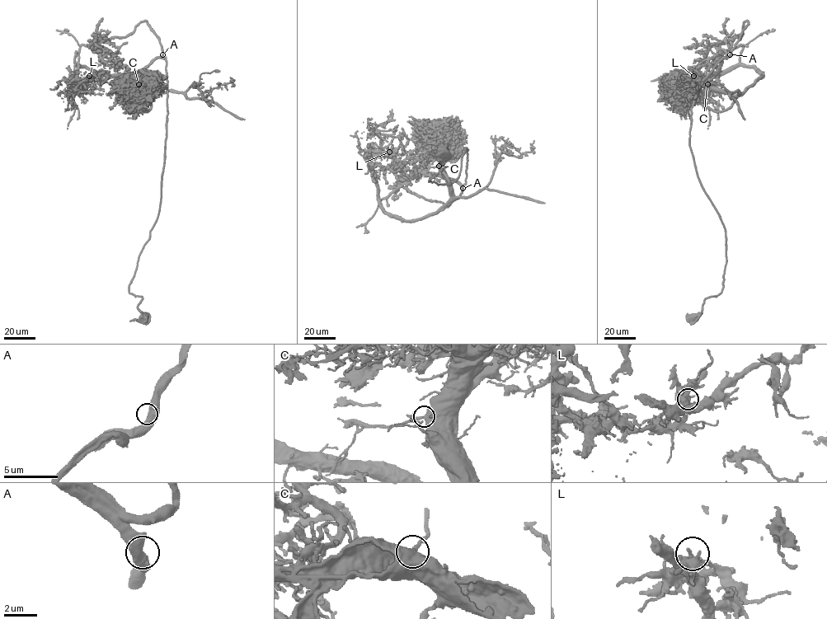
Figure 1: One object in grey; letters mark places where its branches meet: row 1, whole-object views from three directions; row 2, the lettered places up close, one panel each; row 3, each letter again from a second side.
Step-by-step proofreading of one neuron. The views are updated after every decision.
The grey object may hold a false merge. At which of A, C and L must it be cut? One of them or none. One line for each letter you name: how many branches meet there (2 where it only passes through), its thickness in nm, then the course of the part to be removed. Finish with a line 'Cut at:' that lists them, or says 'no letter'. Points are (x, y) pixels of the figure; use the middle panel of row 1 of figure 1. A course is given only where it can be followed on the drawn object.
C: Branches: 2. Thickness 460 nm. Course of the part to remove: (439, 166), (427, 172), (464, 184), (467, 149), (450, 184), (429, 181), (443, 163), (440, 155), (429, 153)
Cut at: C

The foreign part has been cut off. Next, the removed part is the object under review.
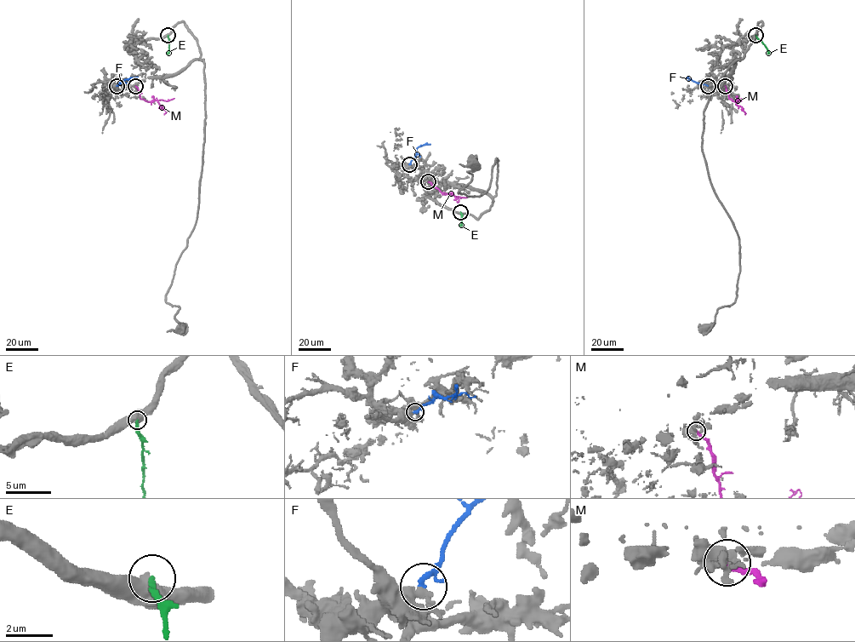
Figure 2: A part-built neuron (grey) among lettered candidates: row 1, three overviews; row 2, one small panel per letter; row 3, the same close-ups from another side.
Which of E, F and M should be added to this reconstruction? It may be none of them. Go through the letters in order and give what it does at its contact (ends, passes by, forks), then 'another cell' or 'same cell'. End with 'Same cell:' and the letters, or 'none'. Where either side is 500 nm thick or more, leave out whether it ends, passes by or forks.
E: another cell
F: it passes by | another cell
M: it ends | another cell
Same cell: none

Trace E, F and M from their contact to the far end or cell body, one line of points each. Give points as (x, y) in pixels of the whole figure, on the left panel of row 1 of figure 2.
E: (168, 35), (169, 52), (167, 53)
F: (116, 86), (125, 79), (138, 77)
M: (135, 86), (140, 98), (149, 102), (157, 100), (166, 110), (164, 114)

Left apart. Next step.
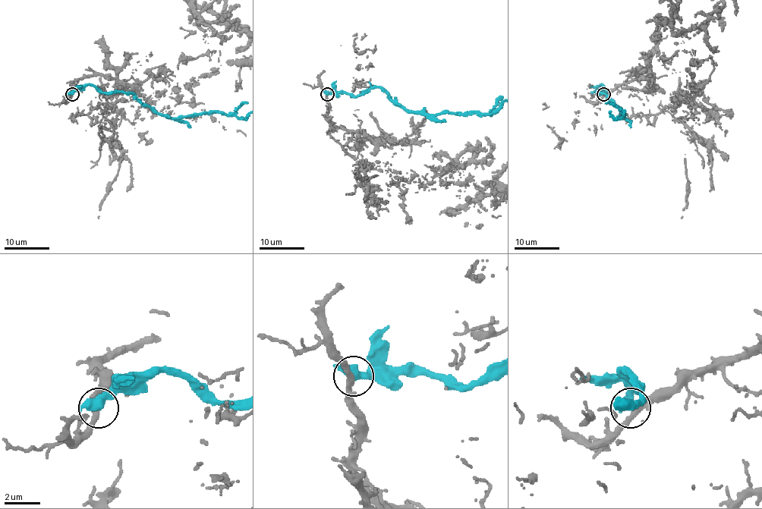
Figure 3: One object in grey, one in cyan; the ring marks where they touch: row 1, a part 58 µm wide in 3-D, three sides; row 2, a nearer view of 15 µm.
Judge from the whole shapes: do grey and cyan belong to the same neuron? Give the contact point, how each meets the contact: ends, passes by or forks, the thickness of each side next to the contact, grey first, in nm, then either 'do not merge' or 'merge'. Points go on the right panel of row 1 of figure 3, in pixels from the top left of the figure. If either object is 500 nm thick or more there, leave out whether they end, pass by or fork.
place (603, 94); grey passes by; cyan passes by; calibres 320 and 480 nm; do not merge

